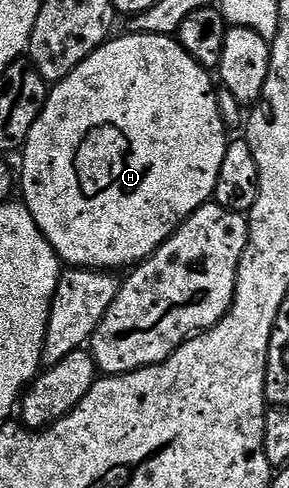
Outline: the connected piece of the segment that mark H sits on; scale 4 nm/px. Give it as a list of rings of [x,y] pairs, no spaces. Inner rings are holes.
[[[127,33],[122,36],[123,37],[118,37],[118,35],[112,36],[105,44],[99,46],[98,49],[94,49],[69,76],[54,82],[54,84],[50,86],[47,94],[47,102],[43,105],[41,115],[37,115],[37,123],[33,123],[33,127],[27,136],[27,142],[23,144],[21,150],[21,158],[23,157],[23,177],[21,173],[21,193],[23,189],[23,197],[21,196],[22,204],[27,206],[28,211],[33,215],[33,219],[41,231],[41,235],[45,235],[45,239],[49,239],[49,243],[53,247],[53,251],[59,256],[60,262],[67,267],[97,269],[100,271],[120,271],[119,269],[124,268],[123,270],[126,270],[128,267],[134,267],[138,265],[140,261],[146,261],[147,258],[154,255],[195,212],[214,198],[215,188],[217,187],[217,175],[221,175],[221,162],[225,160],[225,151],[229,144],[227,129],[223,126],[223,113],[219,110],[219,97],[215,94],[216,82],[213,80],[212,74],[208,72],[208,70],[202,69],[202,67],[182,49],[174,36],[162,37],[161,35],[145,35],[144,33]]]

